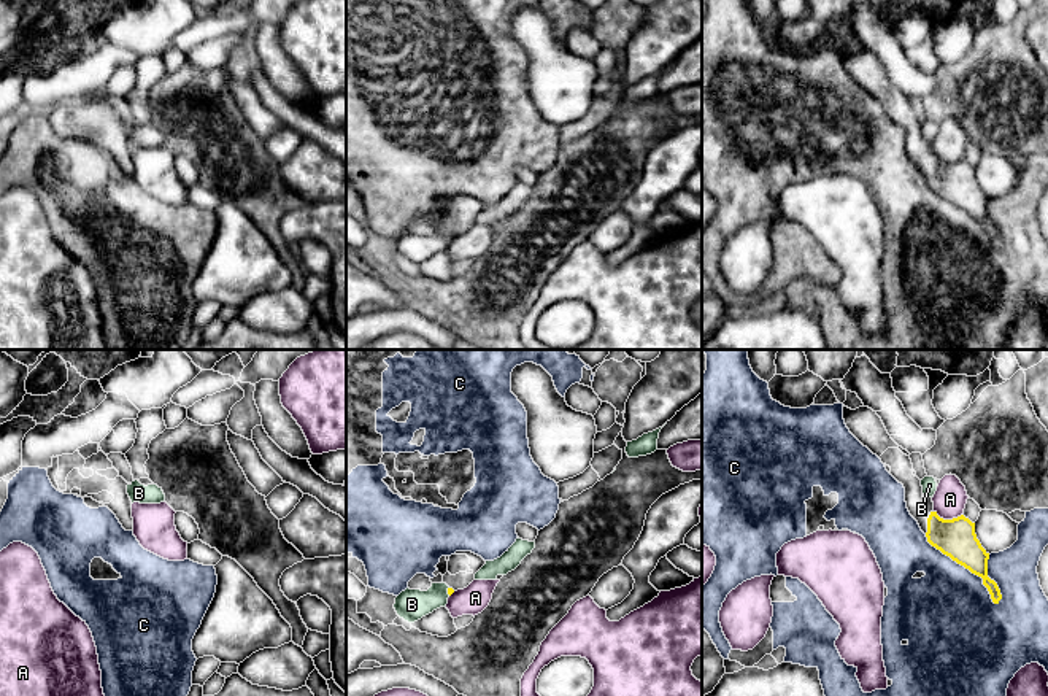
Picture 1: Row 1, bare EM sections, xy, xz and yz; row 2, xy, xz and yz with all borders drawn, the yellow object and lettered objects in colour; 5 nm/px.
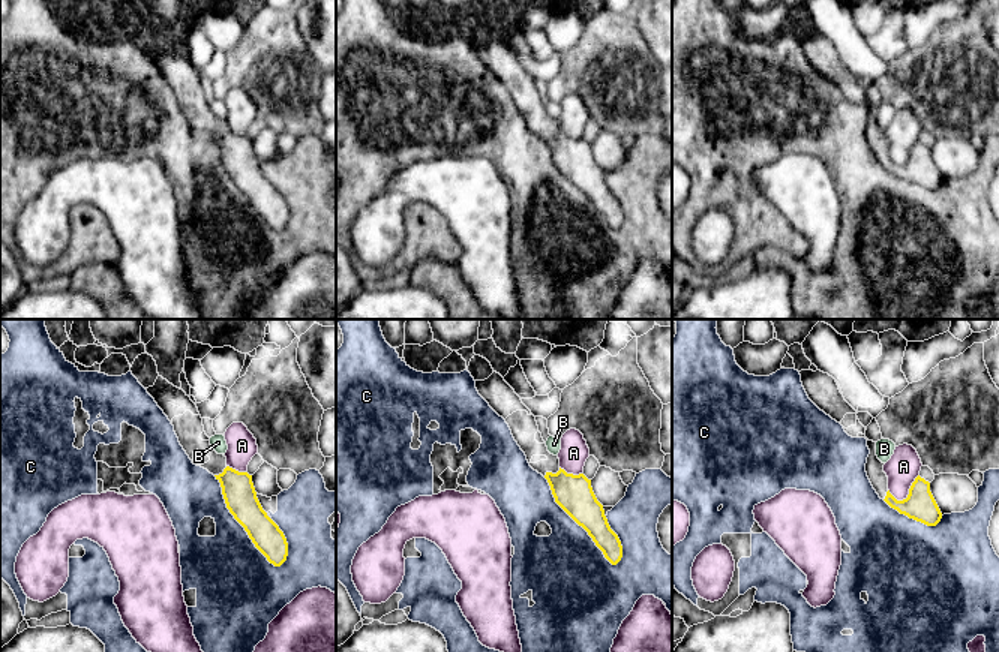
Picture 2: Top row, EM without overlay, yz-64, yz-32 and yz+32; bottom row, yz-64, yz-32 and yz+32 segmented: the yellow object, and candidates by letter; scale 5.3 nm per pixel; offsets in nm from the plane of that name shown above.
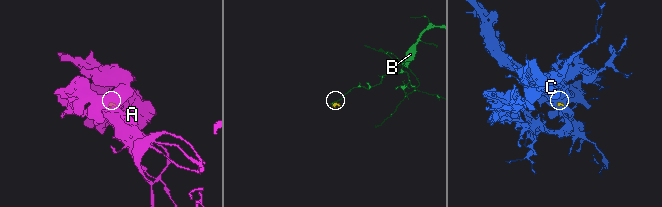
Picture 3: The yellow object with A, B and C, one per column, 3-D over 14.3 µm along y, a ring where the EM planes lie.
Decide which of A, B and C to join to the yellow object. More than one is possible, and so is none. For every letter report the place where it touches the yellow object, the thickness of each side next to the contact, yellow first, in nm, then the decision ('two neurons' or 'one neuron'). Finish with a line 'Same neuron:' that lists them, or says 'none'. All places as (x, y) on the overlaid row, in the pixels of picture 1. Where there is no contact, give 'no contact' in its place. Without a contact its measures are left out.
A: contact yz (948, 520); calibres 200 and 170 nm; two neurons
B: contact xz (448, 591); calibres 30 and 160 nm; two neurons
C: contact yz (966, 568); calibres 200 and 460 nm; two neurons
Same neuron: none

